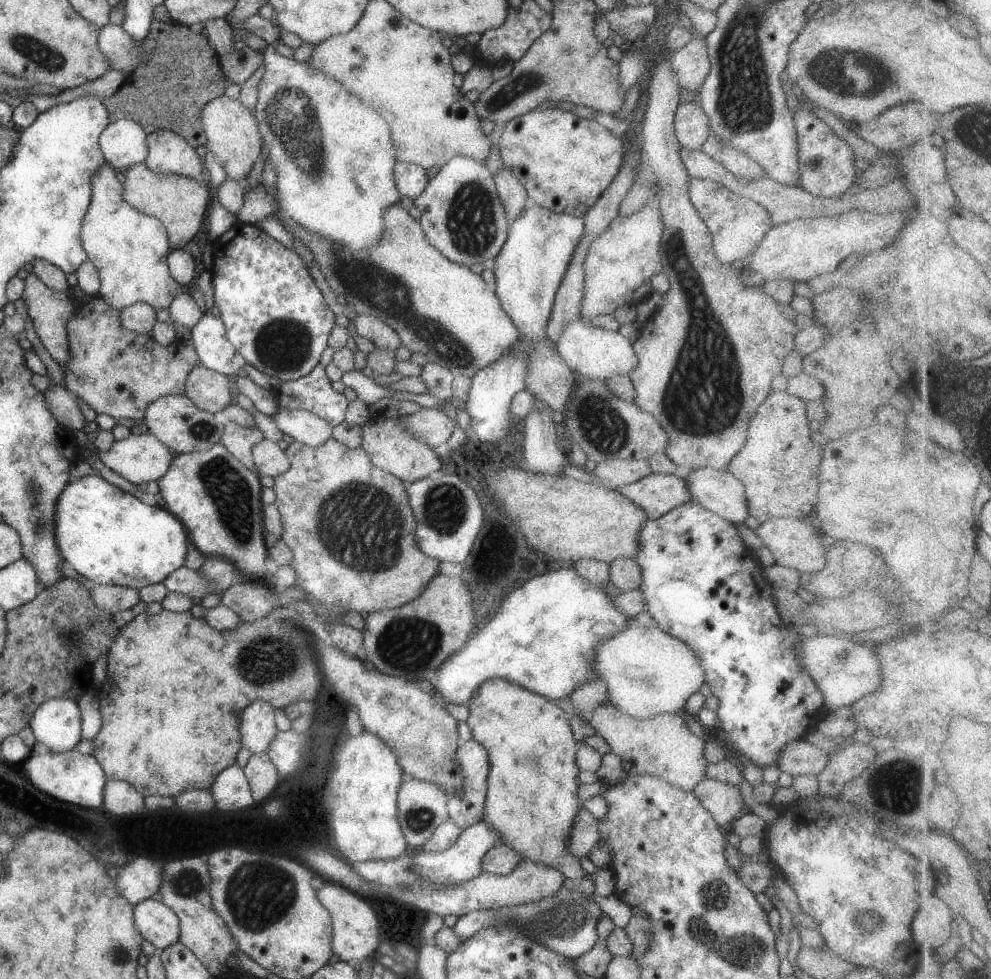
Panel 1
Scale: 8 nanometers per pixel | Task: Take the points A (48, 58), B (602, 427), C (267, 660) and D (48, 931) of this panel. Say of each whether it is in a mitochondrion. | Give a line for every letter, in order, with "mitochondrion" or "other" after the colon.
A: mitochondrion
B: mitochondrion
C: mitochondrion
D: other

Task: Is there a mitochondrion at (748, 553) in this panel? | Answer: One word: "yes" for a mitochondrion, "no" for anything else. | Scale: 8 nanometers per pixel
no

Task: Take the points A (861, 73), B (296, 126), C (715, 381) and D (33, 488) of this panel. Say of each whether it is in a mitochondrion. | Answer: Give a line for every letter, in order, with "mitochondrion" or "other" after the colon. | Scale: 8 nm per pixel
A: mitochondrion
B: mitochondrion
C: mitochondrion
D: mitochondrion

